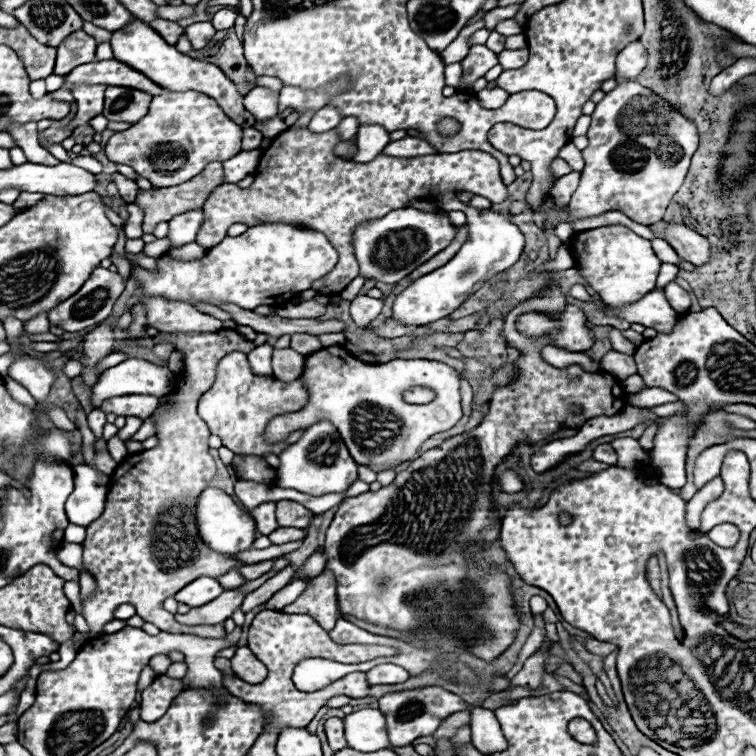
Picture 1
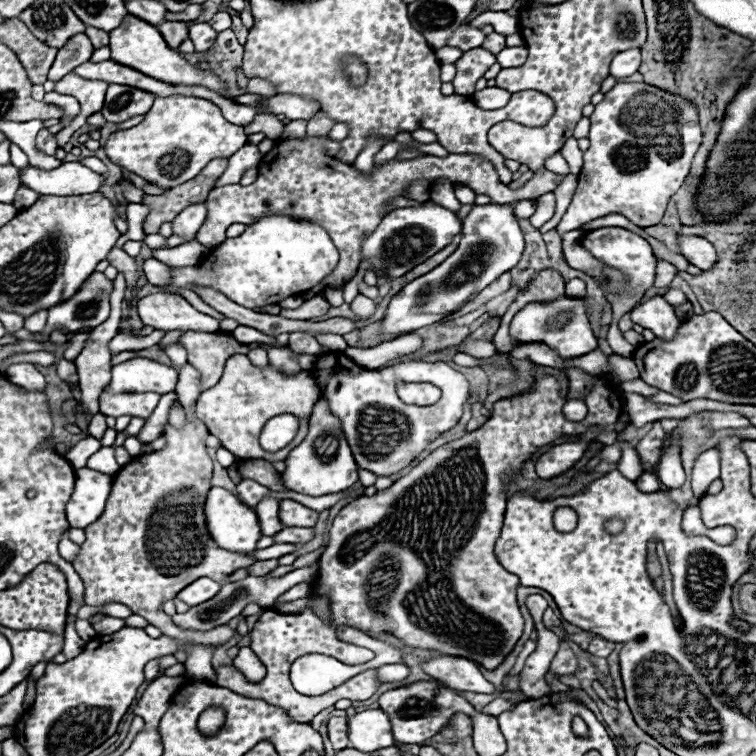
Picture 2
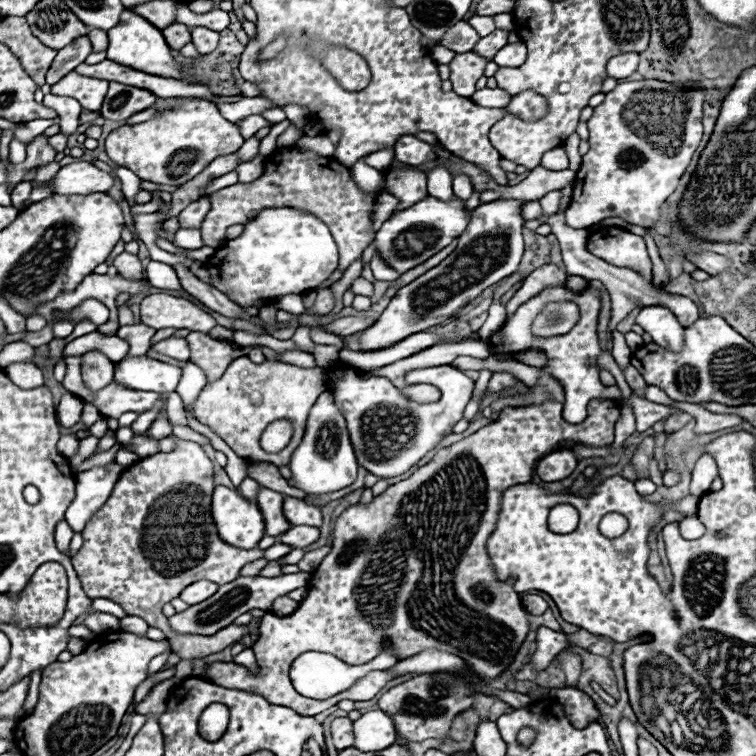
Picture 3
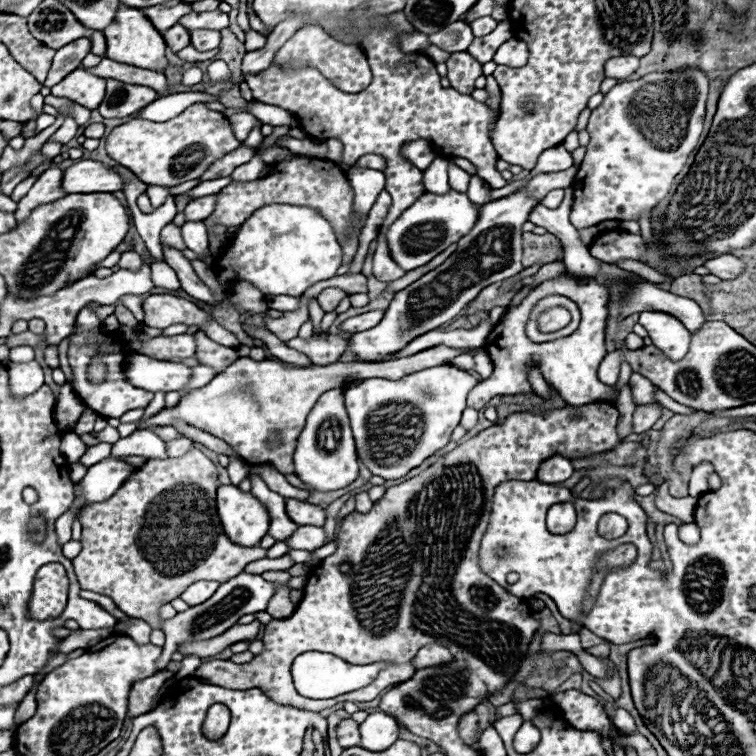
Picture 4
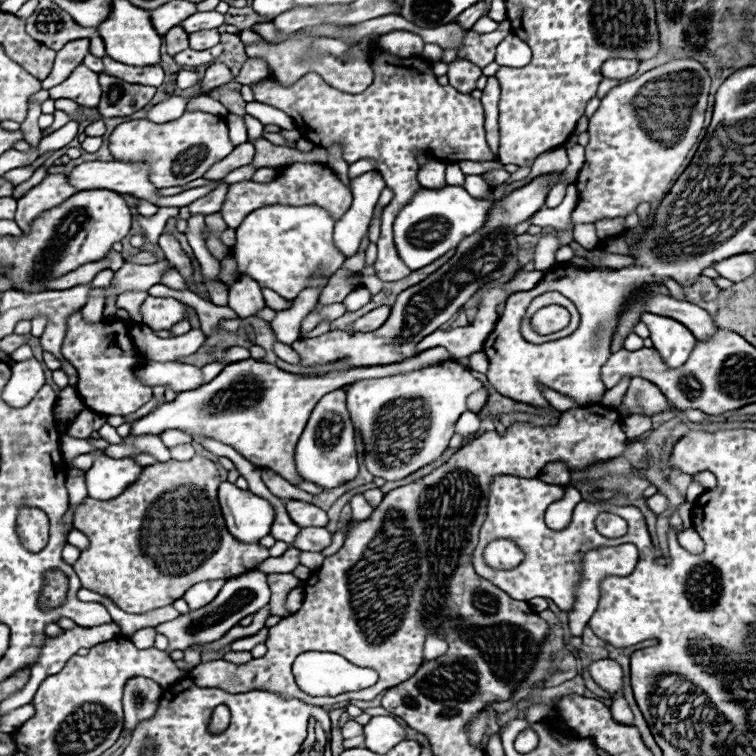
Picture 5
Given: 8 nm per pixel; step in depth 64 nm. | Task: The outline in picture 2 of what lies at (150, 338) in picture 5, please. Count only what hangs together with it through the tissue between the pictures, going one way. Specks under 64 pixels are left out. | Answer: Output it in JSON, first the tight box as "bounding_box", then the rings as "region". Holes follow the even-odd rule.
{"bounding_box":[166,344,186,370],"region":[[[180,344],[168,346],[168,348],[166,348],[166,354],[168,354],[168,358],[172,360],[172,368],[180,370],[180,368],[186,364],[186,352],[184,352],[184,348],[180,348]]]}

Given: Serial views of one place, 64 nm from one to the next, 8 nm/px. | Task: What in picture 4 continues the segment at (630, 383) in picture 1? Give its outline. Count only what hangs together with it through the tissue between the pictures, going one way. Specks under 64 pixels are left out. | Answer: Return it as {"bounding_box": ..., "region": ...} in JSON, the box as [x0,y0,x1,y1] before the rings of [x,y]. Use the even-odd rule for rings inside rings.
{"bounding_box":[655,389,695,415],"region":[[[657,389],[655,392],[655,398],[662,407],[676,414],[691,415],[695,413],[695,410],[677,403],[676,401],[671,399],[666,393],[659,389]]]}

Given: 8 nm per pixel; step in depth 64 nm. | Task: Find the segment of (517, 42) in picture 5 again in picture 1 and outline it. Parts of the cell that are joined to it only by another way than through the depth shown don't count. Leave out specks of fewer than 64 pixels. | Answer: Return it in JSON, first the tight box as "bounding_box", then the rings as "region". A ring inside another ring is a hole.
{"bounding_box":[498,48,528,70],"region":[[[522,48],[522,50],[502,50],[498,54],[498,60],[500,60],[500,66],[504,70],[516,70],[516,68],[522,68],[528,62],[528,50],[526,48]]]}

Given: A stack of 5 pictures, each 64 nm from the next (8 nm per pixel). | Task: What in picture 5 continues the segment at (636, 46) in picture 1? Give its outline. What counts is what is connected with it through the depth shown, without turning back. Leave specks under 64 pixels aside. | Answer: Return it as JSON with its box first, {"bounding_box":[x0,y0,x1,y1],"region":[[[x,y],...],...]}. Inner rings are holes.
{"bounding_box":[602,58,638,80],"region":[[[610,58],[604,62],[602,66],[602,76],[604,78],[614,78],[614,80],[622,80],[622,78],[630,78],[636,74],[638,70],[638,60],[628,60],[628,58]]]}

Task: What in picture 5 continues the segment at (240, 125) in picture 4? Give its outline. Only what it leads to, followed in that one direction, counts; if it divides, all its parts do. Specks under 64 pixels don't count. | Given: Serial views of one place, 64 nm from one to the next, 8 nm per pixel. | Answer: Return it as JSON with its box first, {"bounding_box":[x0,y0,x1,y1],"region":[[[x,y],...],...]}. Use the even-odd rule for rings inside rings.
{"bounding_box":[226,114,248,146],"region":[[[228,114],[228,116],[226,116],[226,122],[228,122],[228,128],[230,128],[230,138],[232,138],[232,142],[234,142],[236,146],[248,140],[248,136],[246,136],[246,124],[244,124],[244,116]]]}

